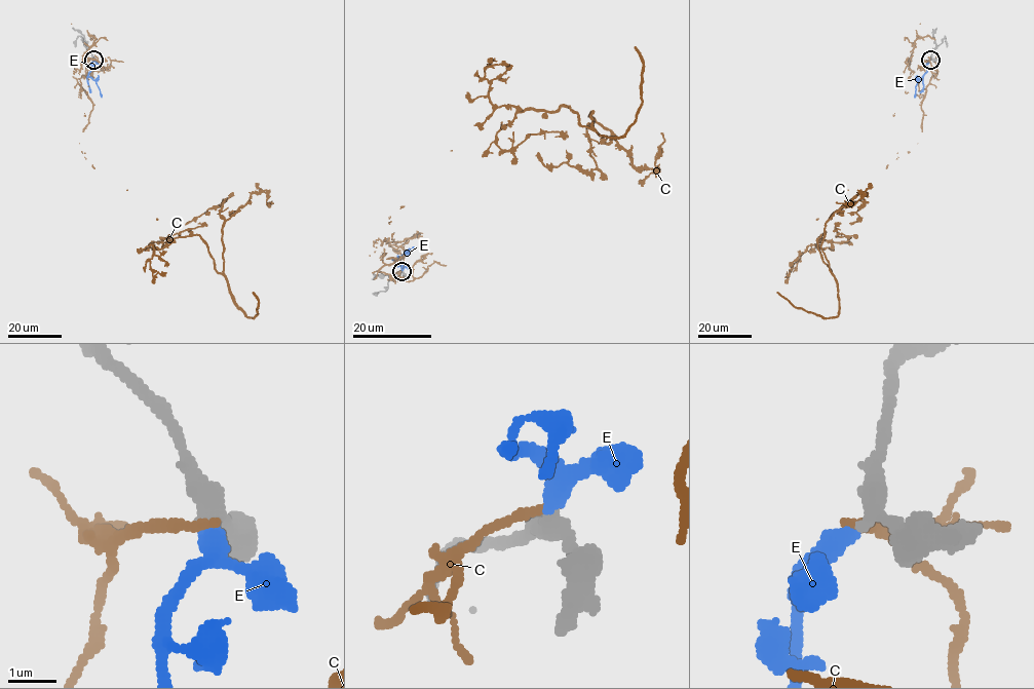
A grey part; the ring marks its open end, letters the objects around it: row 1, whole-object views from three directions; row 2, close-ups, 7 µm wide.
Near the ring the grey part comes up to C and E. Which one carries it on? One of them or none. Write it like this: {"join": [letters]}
{"join": ["E"]}

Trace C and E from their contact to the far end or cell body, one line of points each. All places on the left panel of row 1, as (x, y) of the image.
C: (93, 59), (82, 152), (173, 238), (197, 235), (222, 273), (223, 224), (270, 202)
E: (93, 59), (88, 75), (96, 82), (102, 98)

